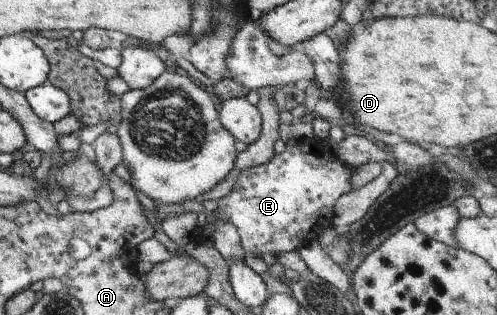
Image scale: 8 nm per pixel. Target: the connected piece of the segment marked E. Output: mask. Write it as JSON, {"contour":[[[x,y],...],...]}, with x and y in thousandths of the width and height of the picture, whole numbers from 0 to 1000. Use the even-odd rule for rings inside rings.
{"contour":[[[632,454],[571,463],[569,483],[549,486],[531,521],[491,533],[467,603],[435,635],[431,679],[447,698],[467,705],[477,730],[489,800],[507,800],[519,816],[531,806],[561,813],[590,797],[608,775],[608,762],[626,762],[666,711],[668,660],[678,629],[704,610],[704,559],[712,530],[692,521],[676,502],[660,457],[640,467]]]}

